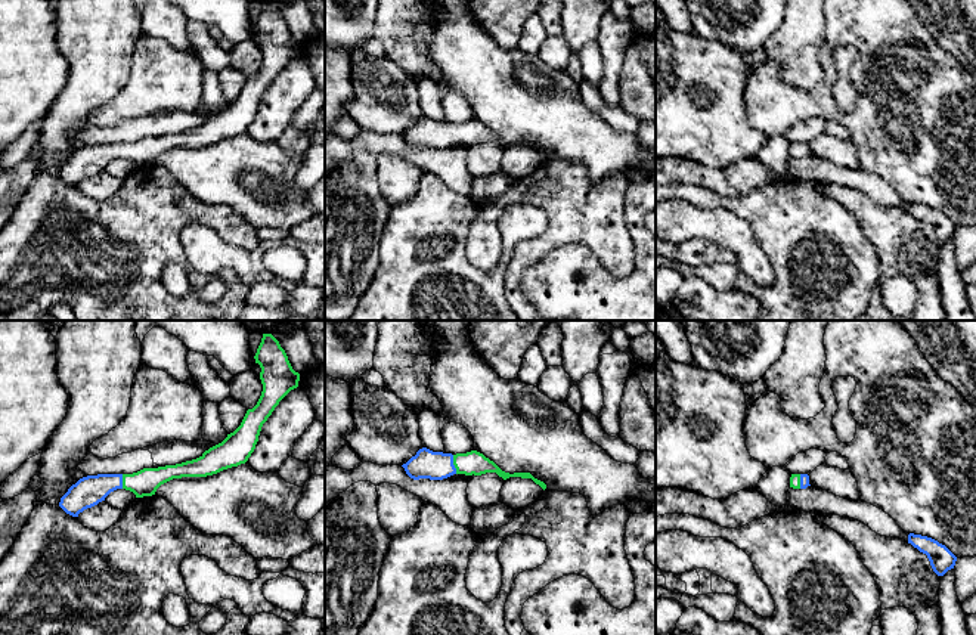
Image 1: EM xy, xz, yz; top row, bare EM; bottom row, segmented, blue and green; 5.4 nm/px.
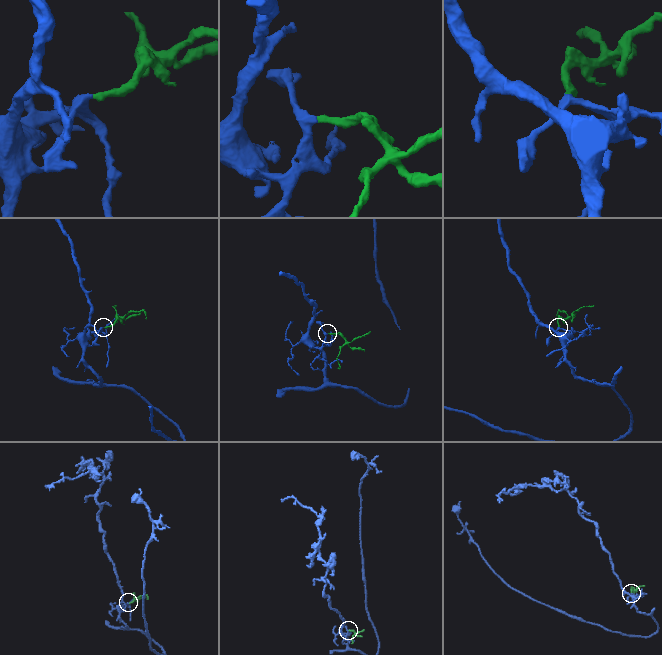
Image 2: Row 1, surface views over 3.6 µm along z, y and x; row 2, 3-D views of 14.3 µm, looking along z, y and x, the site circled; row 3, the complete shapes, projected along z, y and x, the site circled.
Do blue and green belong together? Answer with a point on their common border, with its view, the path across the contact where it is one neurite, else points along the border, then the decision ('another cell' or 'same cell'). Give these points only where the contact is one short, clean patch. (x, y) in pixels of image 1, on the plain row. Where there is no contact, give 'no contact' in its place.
meets blue in xz at (452, 133); runs through xz (436, 135), (452, 133), (471, 132); same cell

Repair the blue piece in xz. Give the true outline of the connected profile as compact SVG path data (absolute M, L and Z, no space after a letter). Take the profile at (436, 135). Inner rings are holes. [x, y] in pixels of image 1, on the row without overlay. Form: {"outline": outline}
{"outline": "M422 117L402 136L413 149L443 149L453 143L481 145L486 142L496 142L504 149L509 146L532 148L543 159L546 158L546 154L535 148L530 142L505 142L493 130L477 120L452 124Z"}

